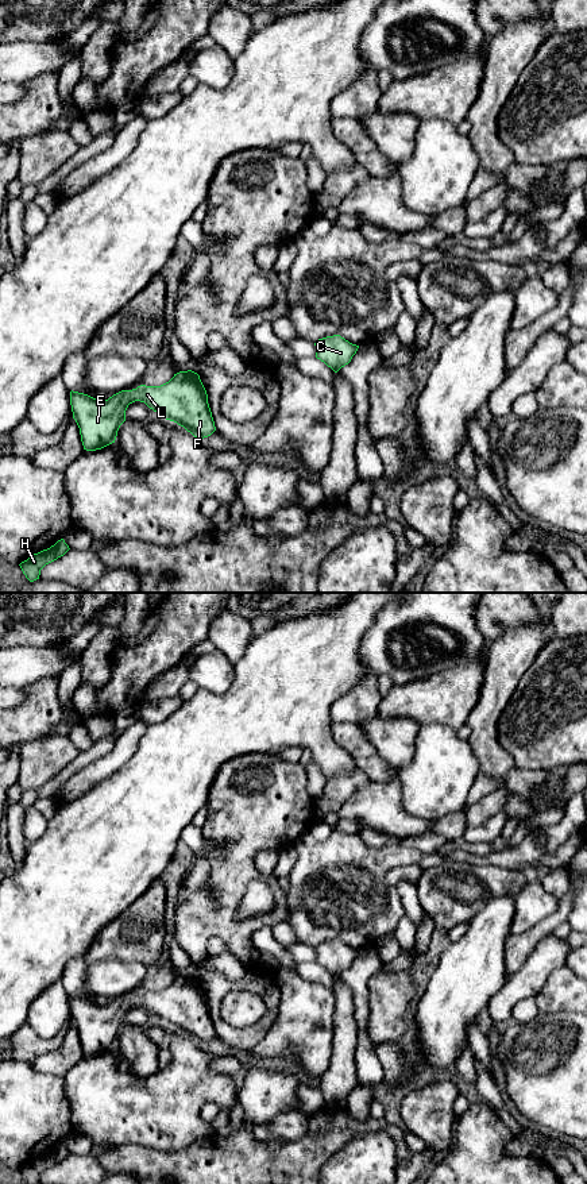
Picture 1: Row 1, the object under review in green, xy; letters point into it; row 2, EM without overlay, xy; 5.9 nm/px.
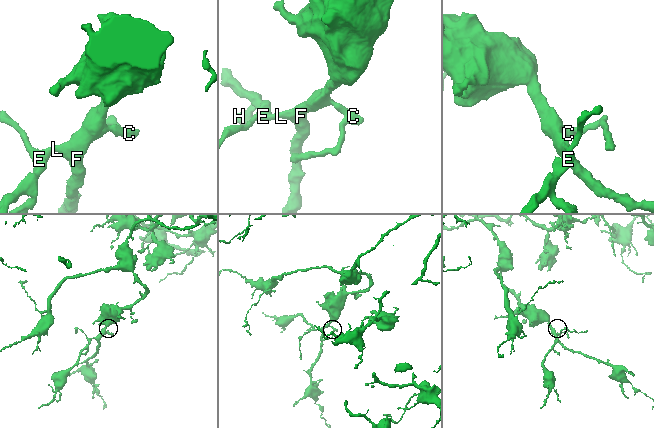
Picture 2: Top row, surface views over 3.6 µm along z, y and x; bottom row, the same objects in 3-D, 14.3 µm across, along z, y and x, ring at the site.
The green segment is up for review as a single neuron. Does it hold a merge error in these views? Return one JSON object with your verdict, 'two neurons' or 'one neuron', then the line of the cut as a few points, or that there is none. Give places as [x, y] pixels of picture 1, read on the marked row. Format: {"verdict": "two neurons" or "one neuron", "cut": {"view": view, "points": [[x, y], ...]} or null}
{"verdict": "one neuron", "cut": null}

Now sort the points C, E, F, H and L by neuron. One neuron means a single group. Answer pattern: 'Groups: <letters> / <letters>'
Groups: C E F H L

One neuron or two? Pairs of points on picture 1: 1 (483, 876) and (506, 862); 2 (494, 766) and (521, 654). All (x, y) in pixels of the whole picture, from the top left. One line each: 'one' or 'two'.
1: two
2: one

